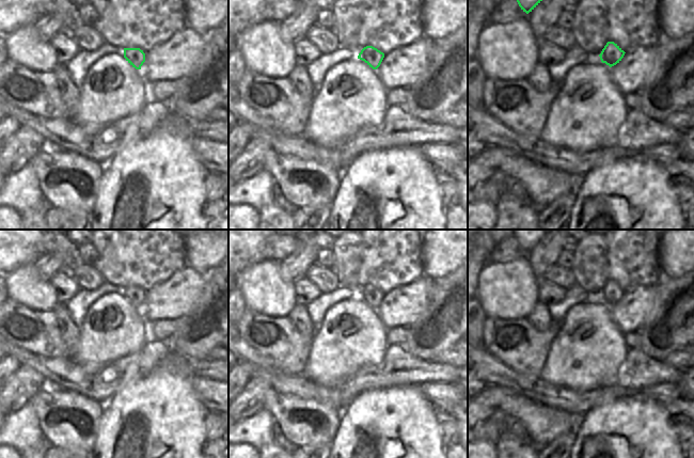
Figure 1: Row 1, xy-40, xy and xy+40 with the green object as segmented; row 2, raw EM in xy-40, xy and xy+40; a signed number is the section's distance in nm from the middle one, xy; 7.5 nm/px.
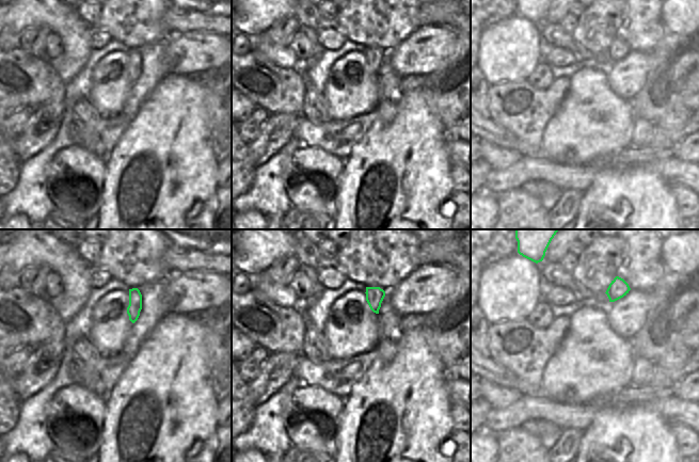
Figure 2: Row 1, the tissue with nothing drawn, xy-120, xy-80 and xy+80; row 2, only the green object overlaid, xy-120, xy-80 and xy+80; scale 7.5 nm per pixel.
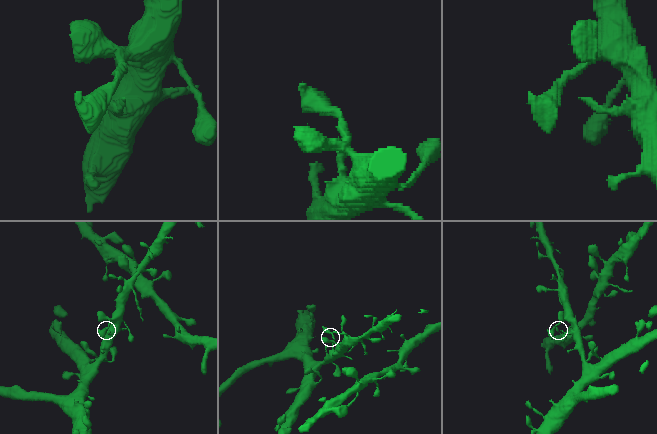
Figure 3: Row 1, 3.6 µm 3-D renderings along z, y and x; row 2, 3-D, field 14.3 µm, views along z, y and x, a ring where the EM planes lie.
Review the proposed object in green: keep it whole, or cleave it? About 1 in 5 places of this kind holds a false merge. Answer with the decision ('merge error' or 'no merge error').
no merge error

